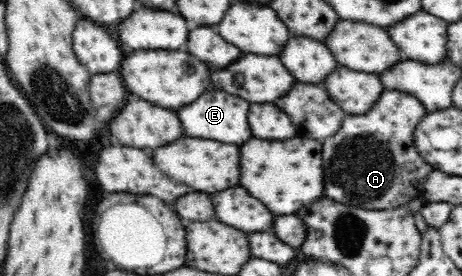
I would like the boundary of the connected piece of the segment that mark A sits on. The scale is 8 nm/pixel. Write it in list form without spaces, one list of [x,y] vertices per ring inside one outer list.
[[[388,90],[370,113],[348,116],[332,138],[323,140],[326,196],[364,209],[390,209],[426,197],[424,182],[435,168],[422,158],[414,142],[416,126],[426,114],[420,98]]]

